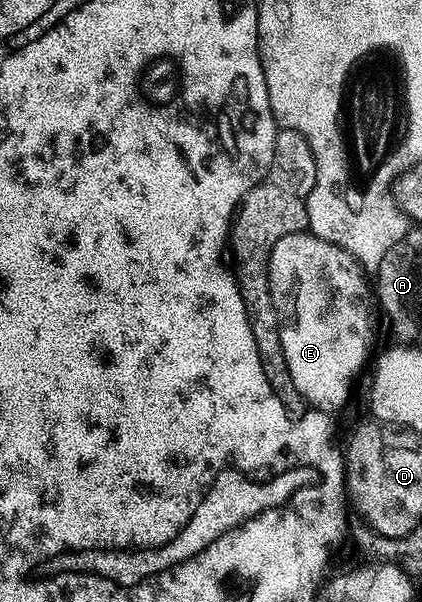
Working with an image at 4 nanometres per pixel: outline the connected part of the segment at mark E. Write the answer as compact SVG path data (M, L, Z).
M291 232L271 248L271 260L269 261L269 291L273 297L273 303L277 309L277 320L281 324L281 351L287 360L287 372L291 372L291 380L295 388L300 392L301 397L305 399L314 411L329 412L325 410L337 410L349 398L349 393L353 390L353 377L365 366L365 361L369 358L369 345L373 342L373 318L369 315L369 298L371 302L371 282L367 279L366 271L361 265L341 247L333 243L327 243L319 239L310 232Z

